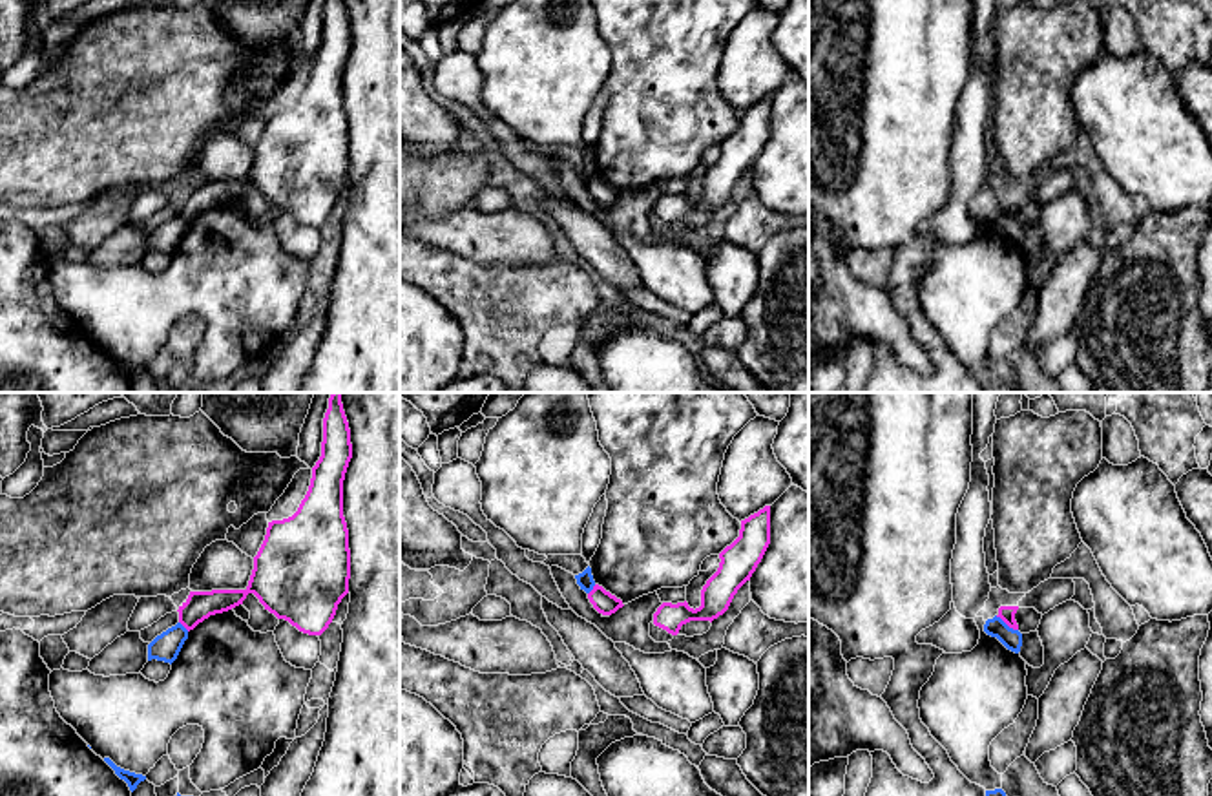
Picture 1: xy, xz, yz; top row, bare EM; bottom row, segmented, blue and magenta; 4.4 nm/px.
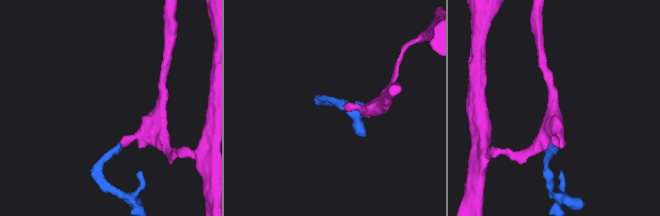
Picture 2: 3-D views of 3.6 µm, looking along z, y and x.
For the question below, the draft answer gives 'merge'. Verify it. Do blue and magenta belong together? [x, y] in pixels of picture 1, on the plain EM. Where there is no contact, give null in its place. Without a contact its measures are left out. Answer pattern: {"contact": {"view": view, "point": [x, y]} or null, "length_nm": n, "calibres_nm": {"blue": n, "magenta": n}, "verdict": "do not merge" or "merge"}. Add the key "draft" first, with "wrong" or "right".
{"draft": "wrong", "contact": {"view": "yz", "point": [1004, 214]}, "length_nm": 120, "calibres_nm": {"blue": 90, "magenta": 70}, "verdict": "do not merge"}

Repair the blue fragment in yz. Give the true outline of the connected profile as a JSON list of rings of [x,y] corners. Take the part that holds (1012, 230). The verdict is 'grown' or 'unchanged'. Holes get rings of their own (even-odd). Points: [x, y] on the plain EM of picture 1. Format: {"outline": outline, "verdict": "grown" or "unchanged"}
{"outline": [[[1000,208],[987,210],[984,223],[991,228],[997,228],[1008,241],[1019,245],[1022,237],[1022,225],[1009,219]]], "verdict": "unchanged"}

